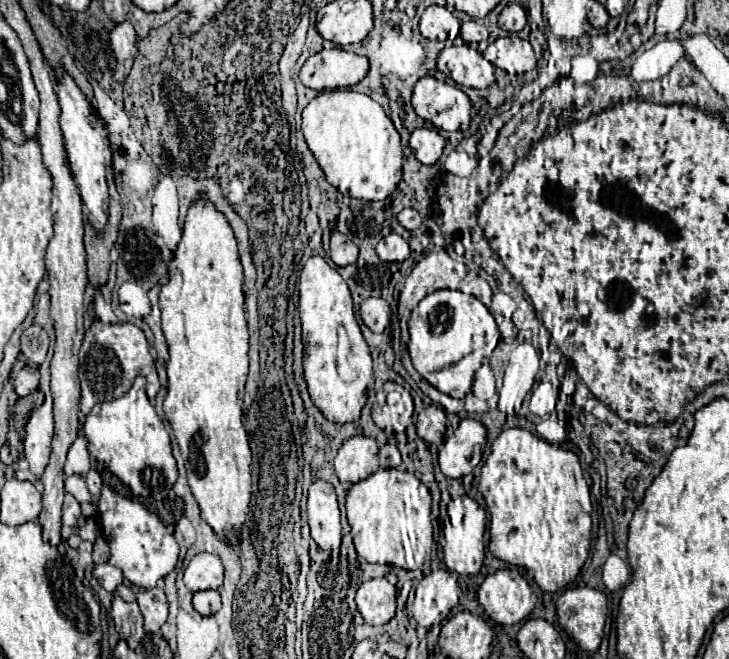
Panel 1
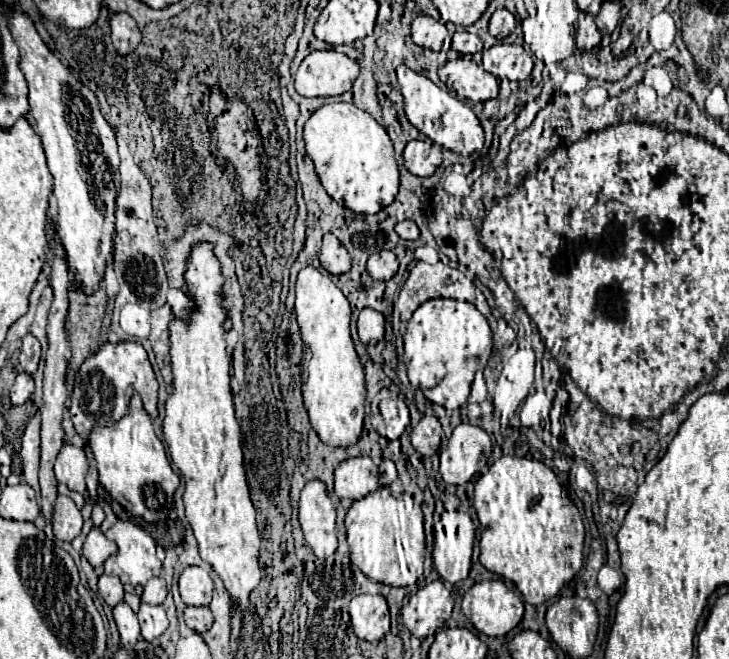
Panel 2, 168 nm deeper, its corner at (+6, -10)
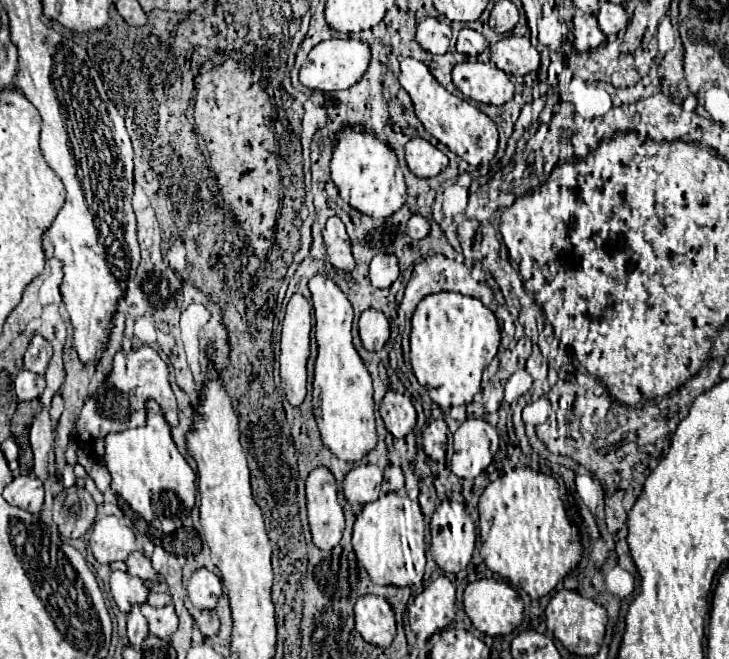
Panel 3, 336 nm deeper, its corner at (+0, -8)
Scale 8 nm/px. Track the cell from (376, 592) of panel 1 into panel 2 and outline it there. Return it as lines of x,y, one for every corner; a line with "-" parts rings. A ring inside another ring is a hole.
360,594
350,602
354,634
366,642
380,642
390,630
390,612
382,594

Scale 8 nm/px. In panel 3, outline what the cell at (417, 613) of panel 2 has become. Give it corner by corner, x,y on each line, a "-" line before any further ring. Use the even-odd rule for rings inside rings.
440,576
408,606
408,624
418,640
428,640
454,620
457,610
456,586

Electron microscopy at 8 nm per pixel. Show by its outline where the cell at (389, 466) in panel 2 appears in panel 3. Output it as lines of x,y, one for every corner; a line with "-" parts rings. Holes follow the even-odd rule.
389,464
383,475
383,481
381,484
381,491
384,493
396,492
405,485
405,476
402,469
399,466

